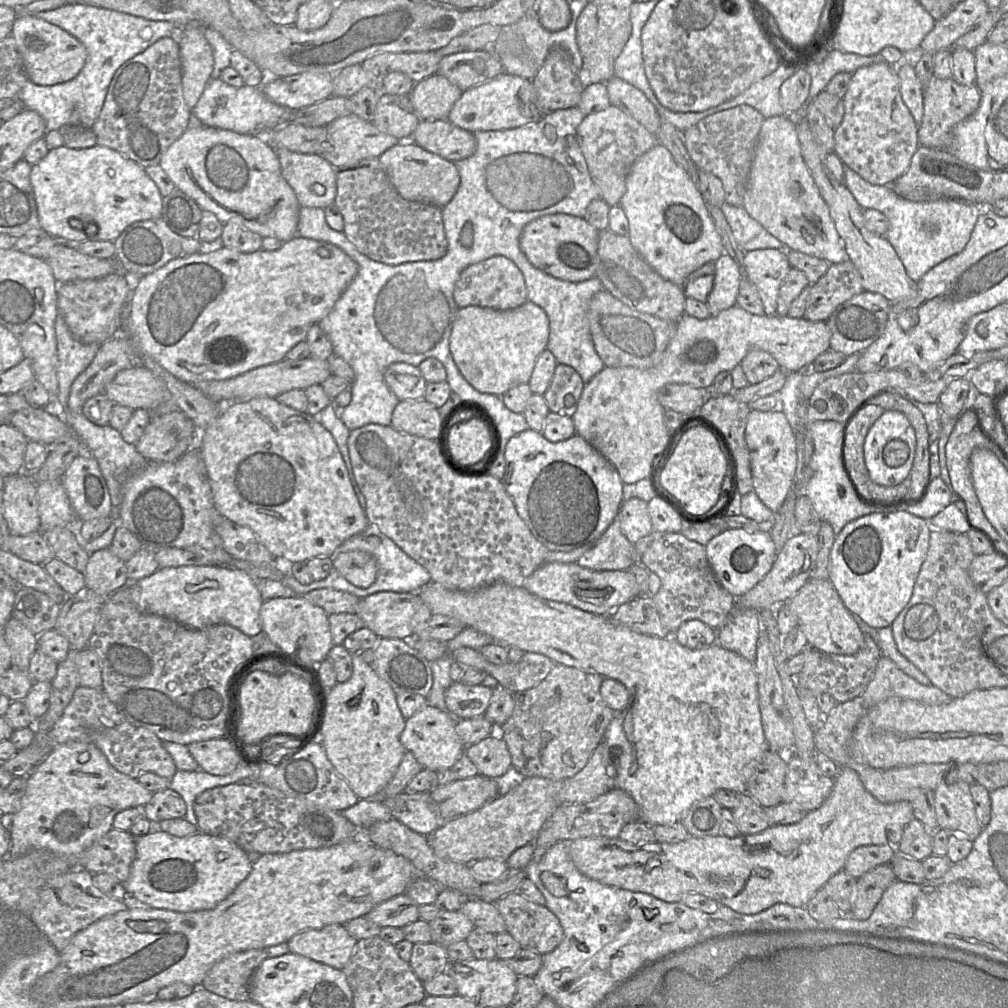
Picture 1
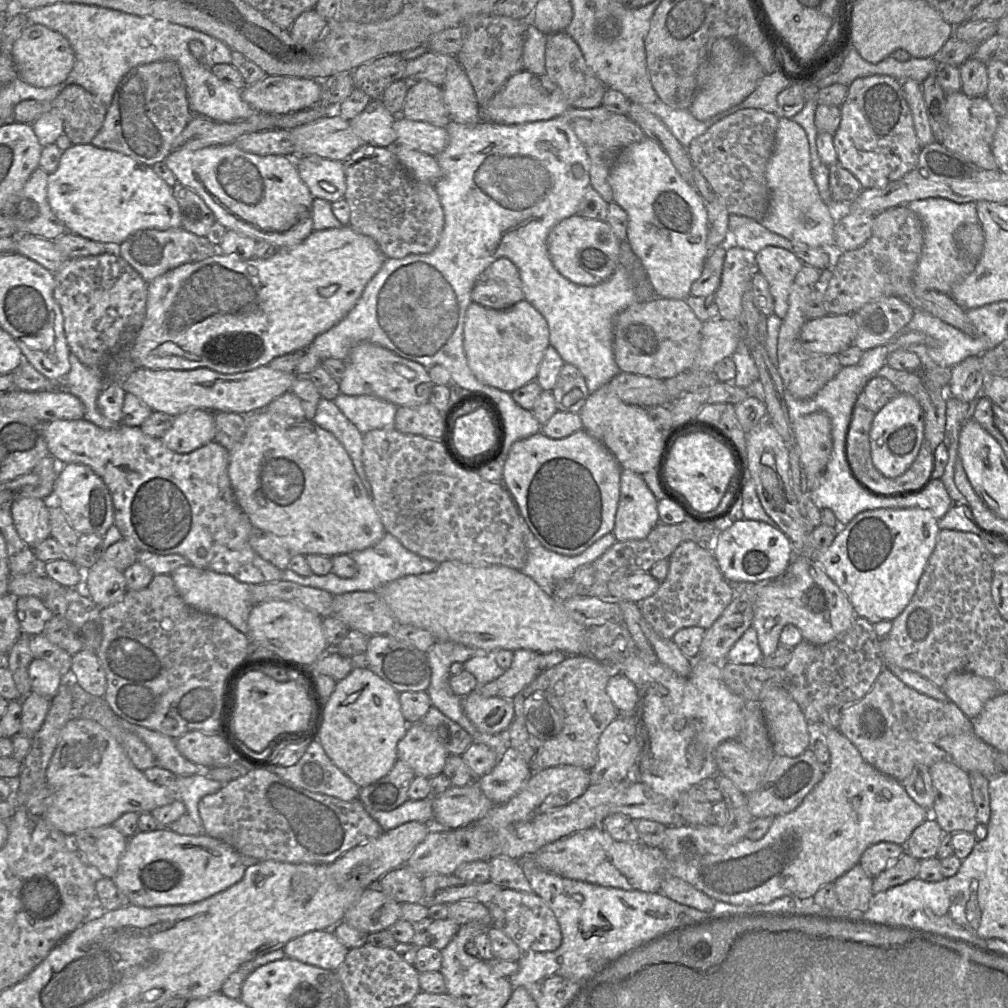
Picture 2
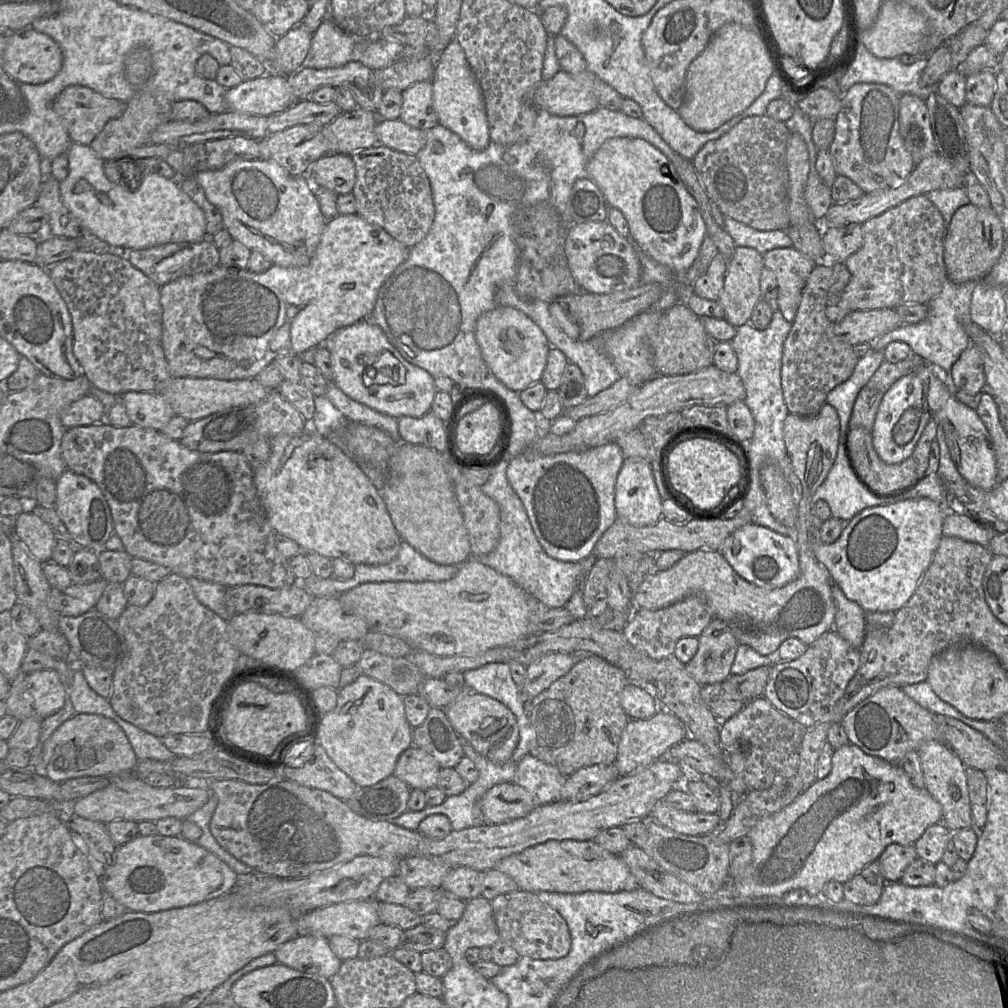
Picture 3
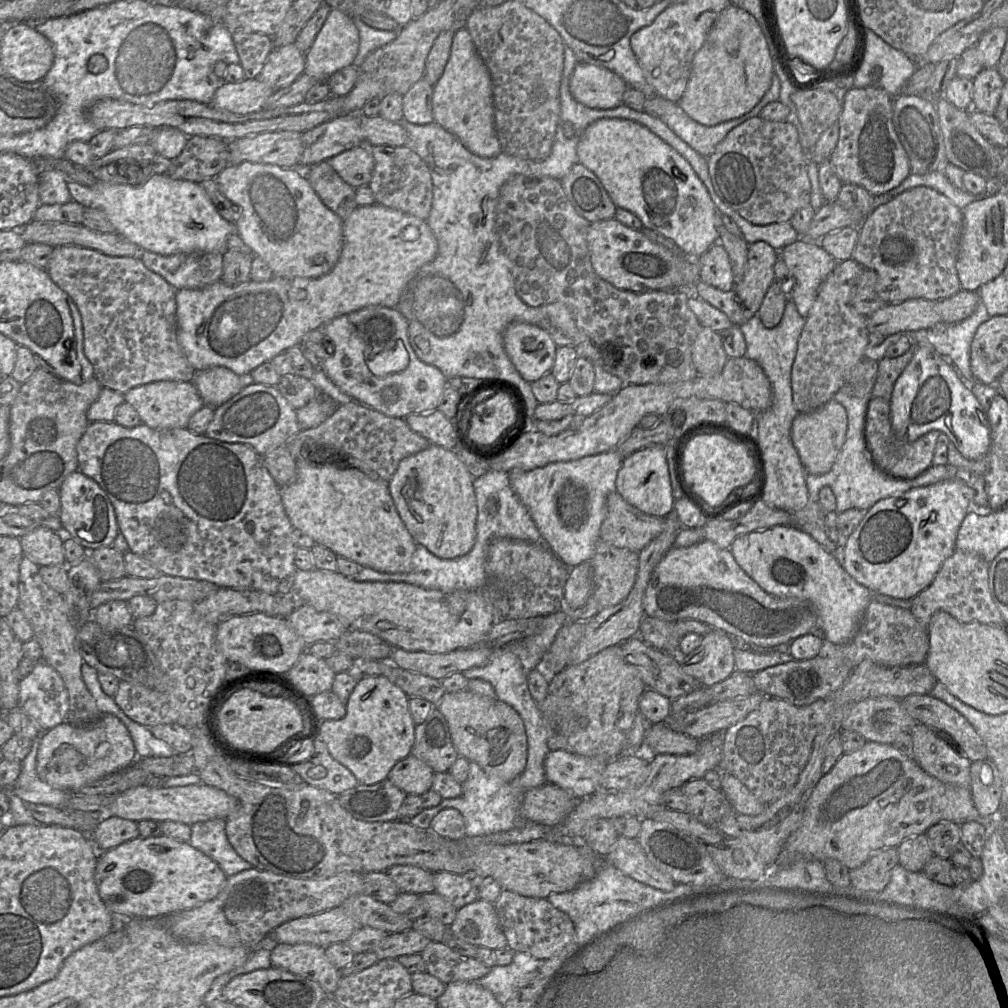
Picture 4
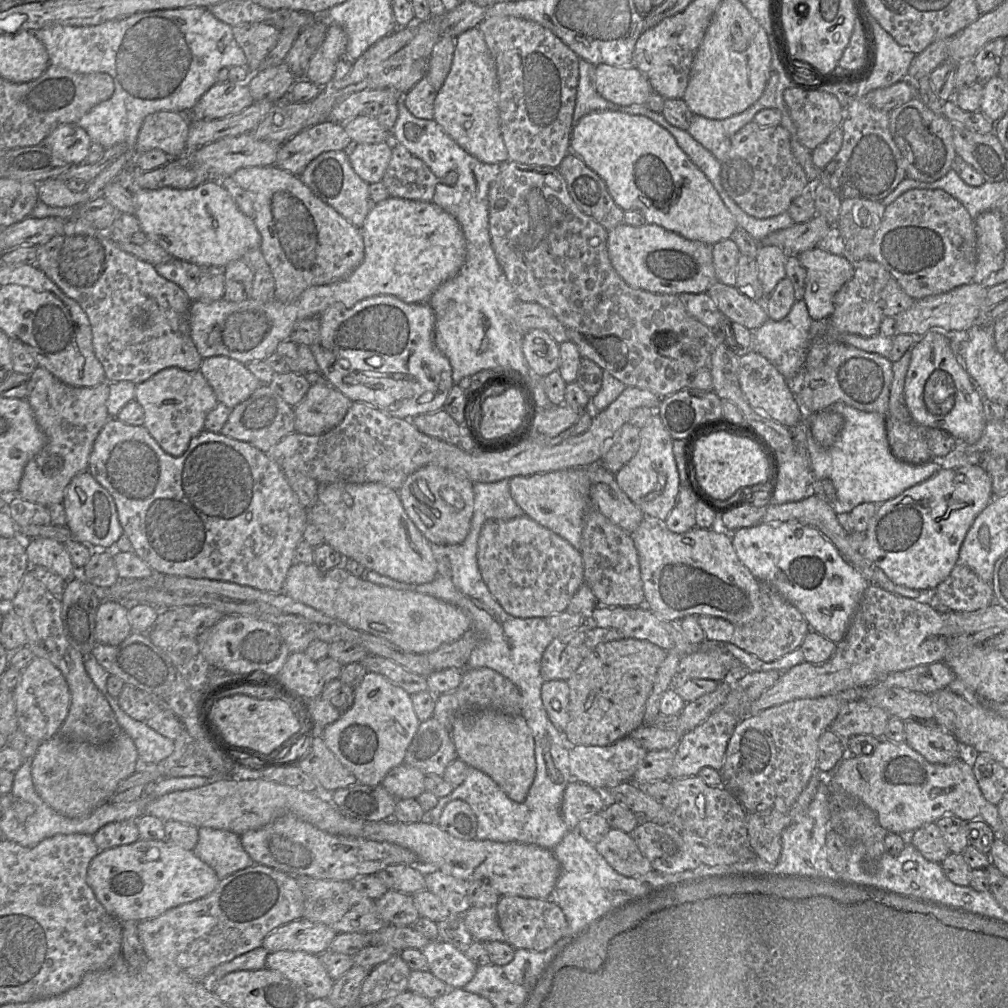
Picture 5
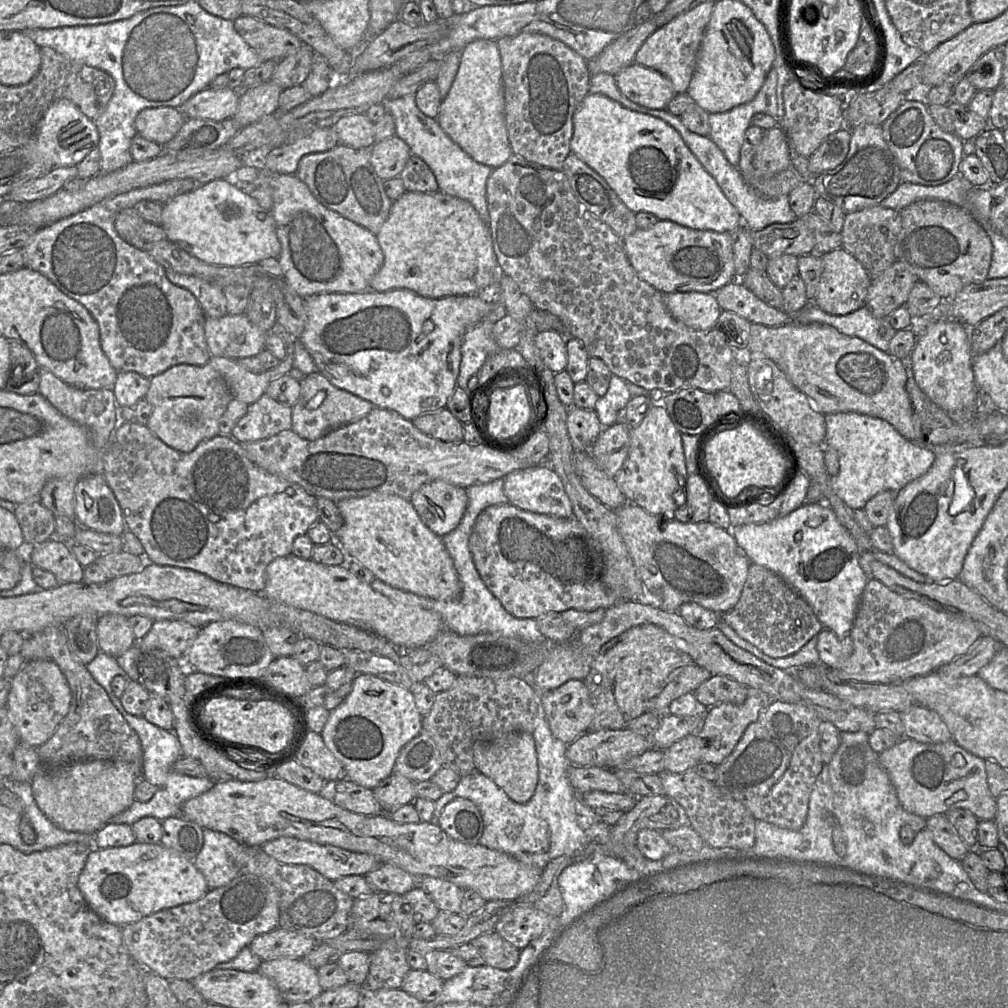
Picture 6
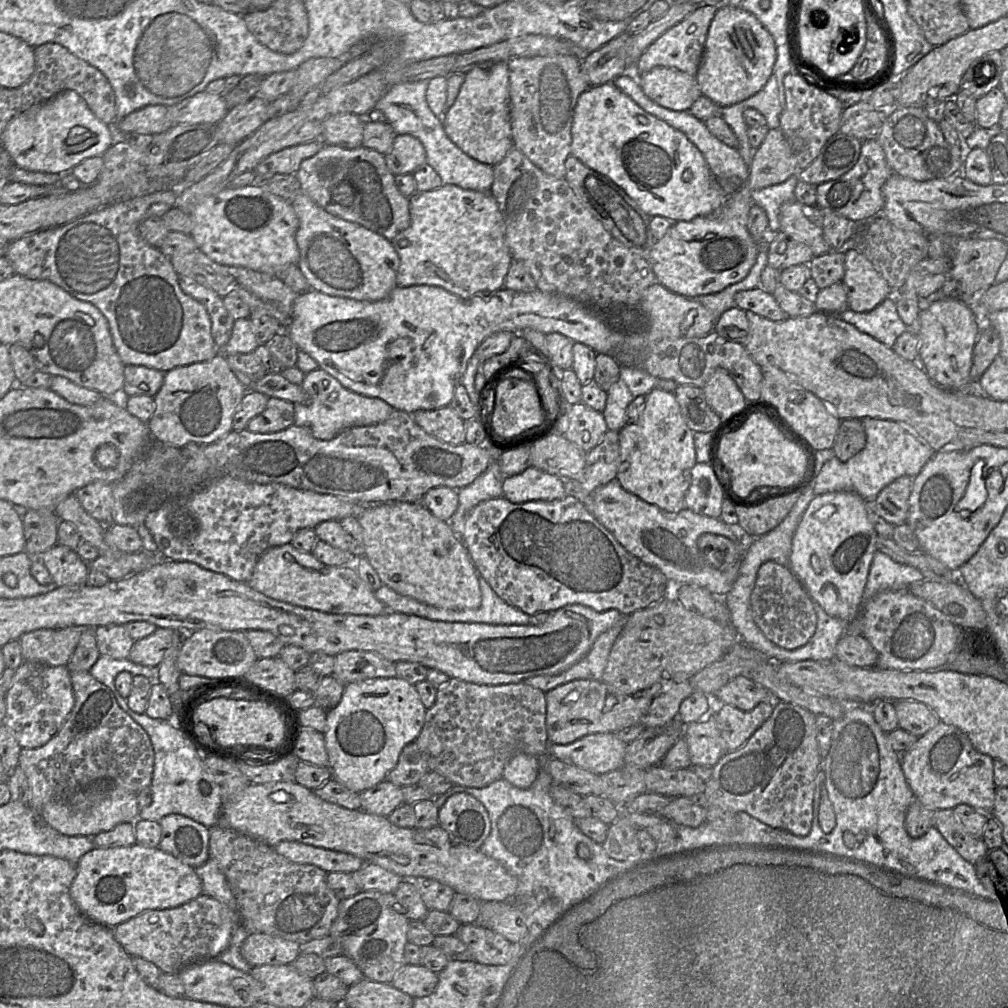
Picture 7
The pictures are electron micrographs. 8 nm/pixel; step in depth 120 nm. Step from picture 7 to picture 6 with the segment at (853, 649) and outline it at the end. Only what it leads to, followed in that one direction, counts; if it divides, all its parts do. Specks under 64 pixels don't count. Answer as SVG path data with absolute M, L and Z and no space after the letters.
M823 628L817 634L817 651L820 663L828 668L838 668L851 656L853 641L850 636L839 638L829 629Z

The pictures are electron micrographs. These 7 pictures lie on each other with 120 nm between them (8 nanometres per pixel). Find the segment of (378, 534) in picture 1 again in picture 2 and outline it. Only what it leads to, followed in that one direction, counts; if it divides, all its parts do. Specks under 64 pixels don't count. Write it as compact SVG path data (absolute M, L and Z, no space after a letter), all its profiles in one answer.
M386 532L383 538L375 545L364 550L353 551L348 555L350 555L358 565L358 574L354 578L341 578L332 571L326 575L316 575L312 573L310 576L301 576L287 568L283 572L282 580L323 589L333 595L337 595L347 592L376 590L392 580L406 575L430 573L439 566L438 562L409 551L388 532Z

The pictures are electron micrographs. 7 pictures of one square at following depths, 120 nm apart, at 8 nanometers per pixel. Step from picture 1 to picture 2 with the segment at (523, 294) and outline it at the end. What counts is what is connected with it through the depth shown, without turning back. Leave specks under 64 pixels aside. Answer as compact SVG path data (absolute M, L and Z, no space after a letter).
M507 258L491 263L471 290L472 302L494 310L506 310L523 299L519 271Z

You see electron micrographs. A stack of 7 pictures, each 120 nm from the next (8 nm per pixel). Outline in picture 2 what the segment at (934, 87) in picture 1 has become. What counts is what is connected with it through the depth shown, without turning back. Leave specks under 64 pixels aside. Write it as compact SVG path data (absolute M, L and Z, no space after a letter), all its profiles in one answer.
M962 91L946 93L946 110L949 121L948 135L941 143L985 170L998 170L992 153L992 143L999 117L986 97L968 97Z

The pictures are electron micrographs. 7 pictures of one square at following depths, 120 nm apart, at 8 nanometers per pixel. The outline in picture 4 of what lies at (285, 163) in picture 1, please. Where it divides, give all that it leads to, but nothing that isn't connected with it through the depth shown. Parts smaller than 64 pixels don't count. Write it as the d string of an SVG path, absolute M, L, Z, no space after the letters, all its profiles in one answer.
M362 144L327 160L337 174L349 185L368 185L374 170L374 158L367 144Z

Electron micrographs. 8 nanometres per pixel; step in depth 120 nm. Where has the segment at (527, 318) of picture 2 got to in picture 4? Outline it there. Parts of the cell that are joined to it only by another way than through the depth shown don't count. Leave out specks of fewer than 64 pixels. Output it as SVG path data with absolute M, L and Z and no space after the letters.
M514 322L503 334L504 350L520 374L528 383L550 373L557 345L539 326Z

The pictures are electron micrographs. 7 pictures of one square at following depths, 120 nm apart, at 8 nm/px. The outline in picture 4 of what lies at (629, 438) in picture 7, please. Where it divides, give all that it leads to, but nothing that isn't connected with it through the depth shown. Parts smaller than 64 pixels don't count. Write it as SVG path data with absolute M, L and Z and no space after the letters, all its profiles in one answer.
M650 445L623 459L616 478L616 492L630 505L645 514L666 517L673 513L675 494L672 490L668 461L667 445Z

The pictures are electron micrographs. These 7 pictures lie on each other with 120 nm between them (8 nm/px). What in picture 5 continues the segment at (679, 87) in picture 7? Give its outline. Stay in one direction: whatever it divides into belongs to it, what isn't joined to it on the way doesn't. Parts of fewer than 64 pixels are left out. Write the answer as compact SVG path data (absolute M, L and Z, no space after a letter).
M595 66L595 89L604 99L621 106L644 104L654 92L645 75L635 66Z

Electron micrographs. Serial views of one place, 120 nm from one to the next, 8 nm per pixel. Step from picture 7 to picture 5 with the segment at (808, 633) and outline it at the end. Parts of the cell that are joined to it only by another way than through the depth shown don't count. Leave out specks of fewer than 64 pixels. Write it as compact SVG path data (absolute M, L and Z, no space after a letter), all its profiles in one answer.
M759 581L763 610L761 618L747 625L735 625L728 620L709 615L698 616L698 623L708 641L728 642L756 655L764 662L772 662L800 647L810 626L803 614L788 602L772 585Z

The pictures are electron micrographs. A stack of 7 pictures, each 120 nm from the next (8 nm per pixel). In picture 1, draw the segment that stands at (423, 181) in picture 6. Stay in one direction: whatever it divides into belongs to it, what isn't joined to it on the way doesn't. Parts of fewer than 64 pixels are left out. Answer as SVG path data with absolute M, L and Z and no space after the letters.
M367 158L356 163L335 167L337 194L334 205L343 216L343 233L356 249L368 258L387 265L408 262L434 261L447 253L442 208L432 204L413 202L402 198L380 165L379 158Z

